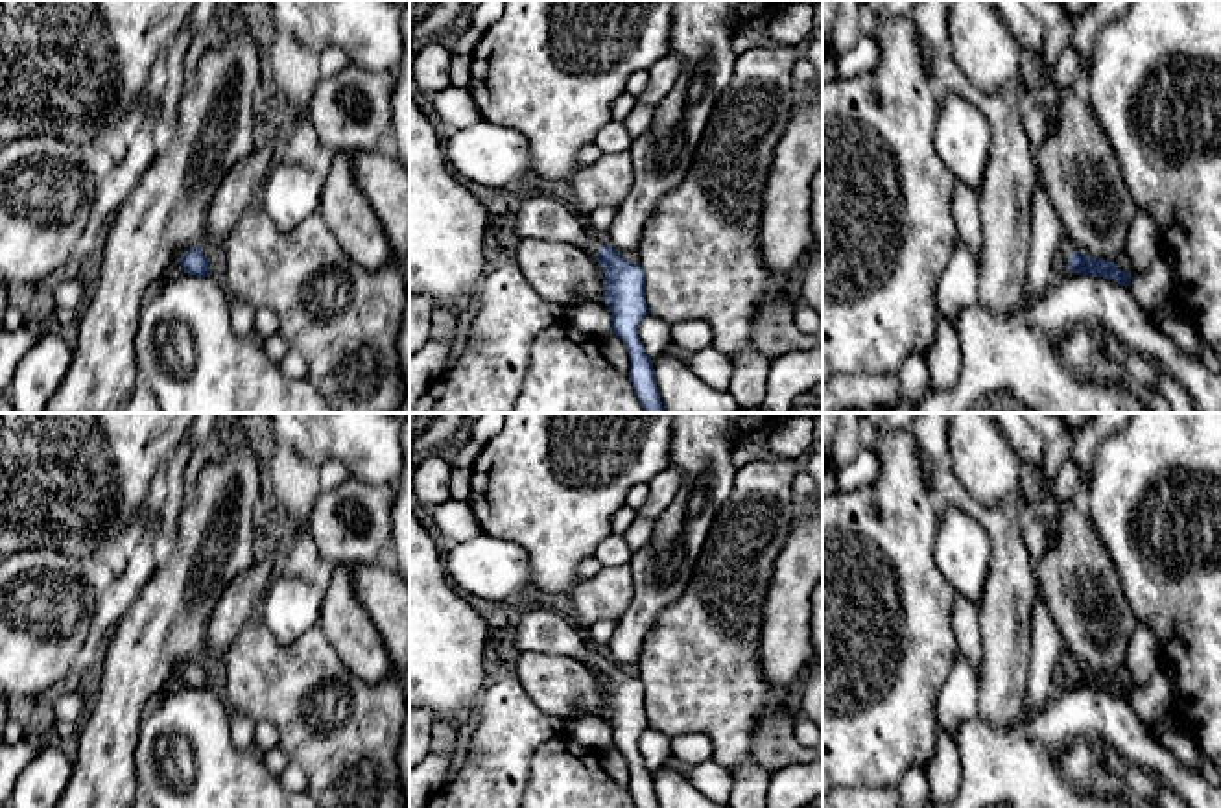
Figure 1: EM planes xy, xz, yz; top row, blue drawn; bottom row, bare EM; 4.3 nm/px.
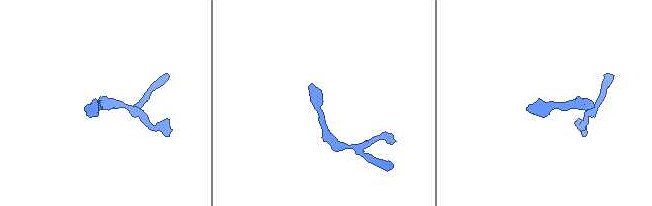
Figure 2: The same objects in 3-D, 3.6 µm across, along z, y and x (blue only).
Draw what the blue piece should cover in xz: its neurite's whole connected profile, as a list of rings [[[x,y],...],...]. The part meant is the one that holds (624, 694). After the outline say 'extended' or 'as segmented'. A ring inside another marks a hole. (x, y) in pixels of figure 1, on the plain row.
[[[526,611],[515,616],[515,646],[518,651],[537,651],[574,657],[592,666],[605,686],[605,712],[612,725],[612,745],[625,756],[636,808],[660,808],[653,773],[638,749],[640,734],[649,727],[646,716],[646,686],[640,677],[627,675],[603,649],[588,644],[585,629],[553,611]]]; extended

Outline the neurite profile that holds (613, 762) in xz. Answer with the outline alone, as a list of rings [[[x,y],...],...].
[[[607,745],[596,751],[603,771],[623,790],[629,790],[631,771],[625,756],[614,747]]]

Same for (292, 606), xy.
[[[273,576],[262,601],[260,622],[280,644],[297,640],[319,622],[323,592],[317,585],[293,576]]]

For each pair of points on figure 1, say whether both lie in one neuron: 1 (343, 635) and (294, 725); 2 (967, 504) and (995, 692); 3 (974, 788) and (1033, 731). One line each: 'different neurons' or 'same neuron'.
1: different neurons
2: same neuron
3: same neuron

